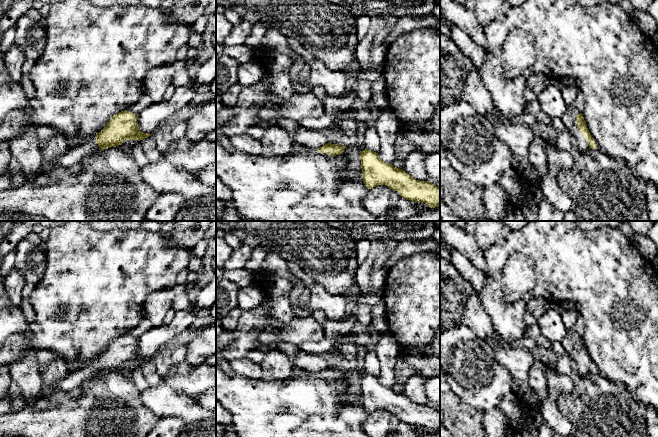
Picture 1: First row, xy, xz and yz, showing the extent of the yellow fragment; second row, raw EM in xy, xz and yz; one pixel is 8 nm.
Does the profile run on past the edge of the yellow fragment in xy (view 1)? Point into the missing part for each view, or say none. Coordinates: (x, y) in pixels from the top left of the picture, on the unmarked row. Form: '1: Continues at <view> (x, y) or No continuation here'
1: Continues at xy (82, 373)

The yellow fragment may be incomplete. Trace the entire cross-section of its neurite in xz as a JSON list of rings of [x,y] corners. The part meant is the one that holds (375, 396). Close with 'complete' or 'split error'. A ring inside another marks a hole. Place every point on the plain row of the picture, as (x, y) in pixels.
[[[365,373],[360,379],[362,403],[368,413],[385,409],[412,426],[421,426],[431,432],[440,430],[440,411],[414,403],[402,393],[383,386],[378,377]]] | complete

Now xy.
[[[124,334],[111,341],[107,349],[96,358],[96,364],[80,365],[66,377],[59,379],[50,387],[43,386],[43,396],[47,397],[58,391],[70,391],[99,374],[116,371],[124,365],[143,364],[152,358],[140,355],[137,348],[137,338]]] | split error

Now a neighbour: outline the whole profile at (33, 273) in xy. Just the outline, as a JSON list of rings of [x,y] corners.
[[[22,239],[15,247],[14,268],[24,275],[25,282],[36,284],[46,267],[45,253],[40,252],[32,241]]]

